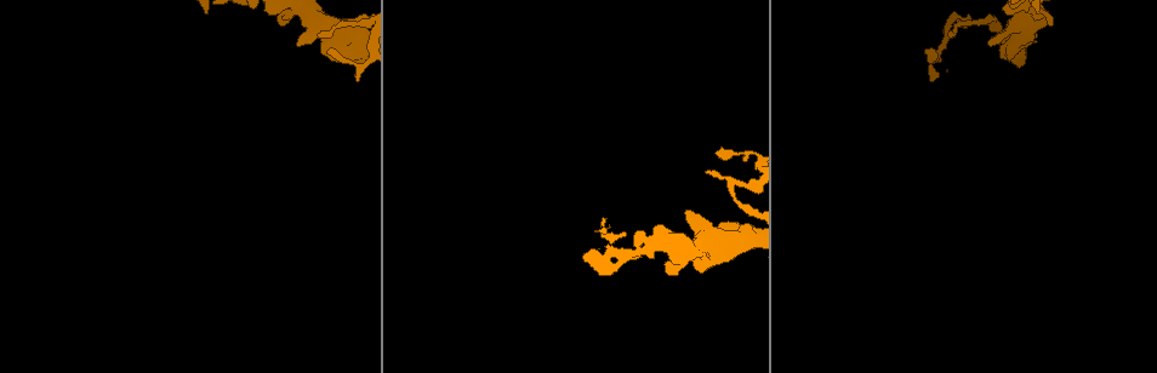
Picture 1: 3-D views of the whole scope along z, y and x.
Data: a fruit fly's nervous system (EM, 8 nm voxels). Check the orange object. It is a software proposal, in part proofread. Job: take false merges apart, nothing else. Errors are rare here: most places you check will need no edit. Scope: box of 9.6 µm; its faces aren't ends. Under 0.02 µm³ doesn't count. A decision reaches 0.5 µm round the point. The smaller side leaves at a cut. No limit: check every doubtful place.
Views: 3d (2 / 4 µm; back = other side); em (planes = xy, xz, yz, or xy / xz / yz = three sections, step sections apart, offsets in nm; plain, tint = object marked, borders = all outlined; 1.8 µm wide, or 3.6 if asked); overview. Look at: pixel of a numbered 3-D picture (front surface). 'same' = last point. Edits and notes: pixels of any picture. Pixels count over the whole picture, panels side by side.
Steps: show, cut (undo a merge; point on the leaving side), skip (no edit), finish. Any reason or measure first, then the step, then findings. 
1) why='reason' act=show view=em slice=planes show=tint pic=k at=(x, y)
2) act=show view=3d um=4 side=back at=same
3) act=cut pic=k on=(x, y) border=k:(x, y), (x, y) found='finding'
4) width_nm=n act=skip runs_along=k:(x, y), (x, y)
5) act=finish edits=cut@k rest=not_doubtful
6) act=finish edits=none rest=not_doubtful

why='thick turns thin' act=show view=em um=3.6 slice=xz step=16 show=tint pic=1 at=(1014, 22)

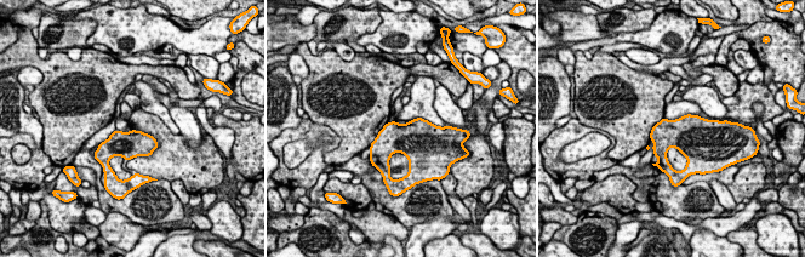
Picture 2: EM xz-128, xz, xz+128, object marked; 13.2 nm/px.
why='another direction' act=show view=em um=3.6 slice=planes show=borders at=same

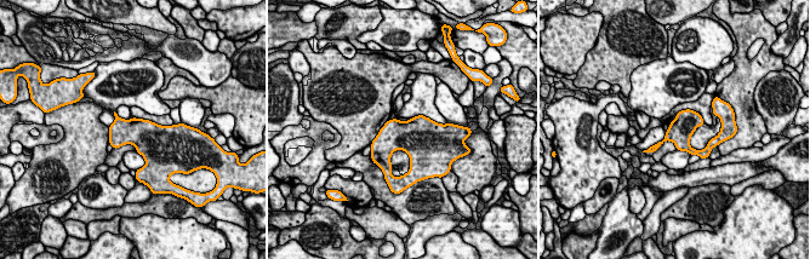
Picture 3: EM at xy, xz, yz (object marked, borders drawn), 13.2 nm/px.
width_nm=320 act=skip found='one neuron here'

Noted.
why='sharp bend' act=show view=3d um=2 pic=1 at=(734, 152)

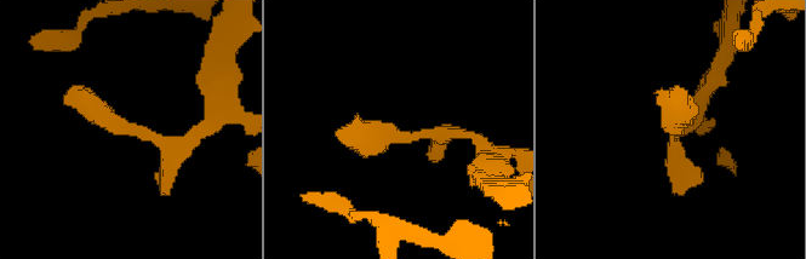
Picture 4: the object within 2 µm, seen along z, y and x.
act=show view=em slice=planes show=tint pic=4 at=(678, 129)

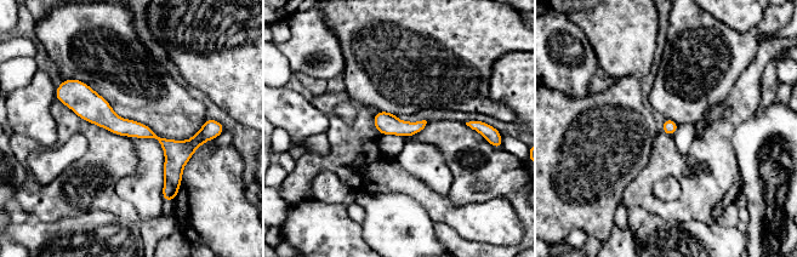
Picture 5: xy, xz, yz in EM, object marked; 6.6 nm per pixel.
act=skip runs_along=5:(62, 98), (169, 146), (200, 135) found='one neuron here'

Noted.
why='sharp bend' act=show view=3d um=4 pic=1 at=(963, 23)

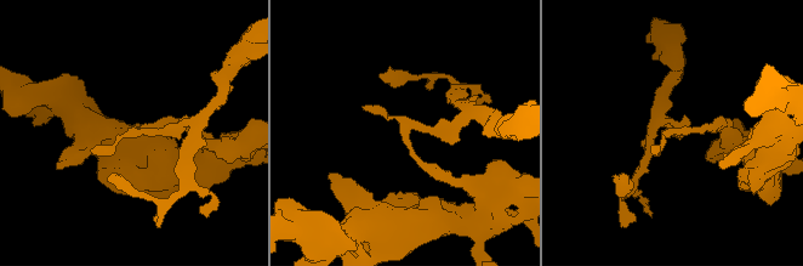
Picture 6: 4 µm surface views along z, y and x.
why='shape alone is not enough' act=show view=em slice=yz step=16 show=tint pic=6 at=(406, 132)

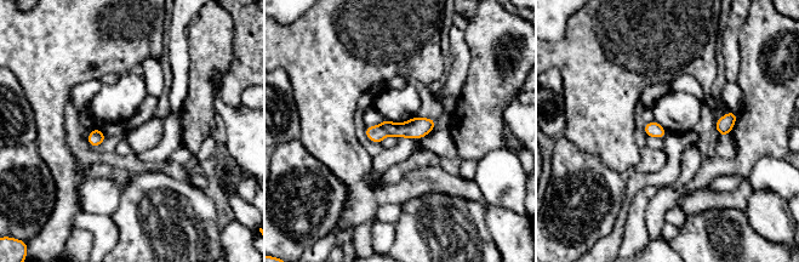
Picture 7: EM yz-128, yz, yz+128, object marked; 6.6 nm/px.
act=cut pic=7 on=(375, 134) found='a second neuron is stuck on'

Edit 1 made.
why='touches itself' act=show view=3d um=4 pic=1 at=(741, 227)

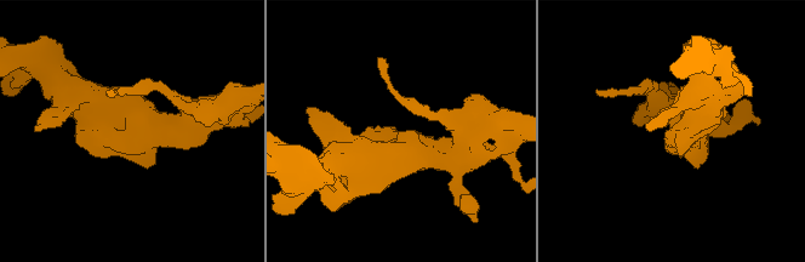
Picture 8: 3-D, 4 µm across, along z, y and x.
why='need the tissue' act=show view=em slice=planes show=plain pic=8 at=(675, 153)

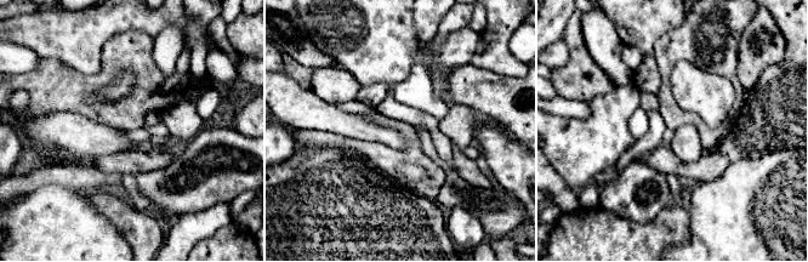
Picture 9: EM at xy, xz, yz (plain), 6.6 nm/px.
why='with the object marked' act=show view=em slice=planes show=tint at=same

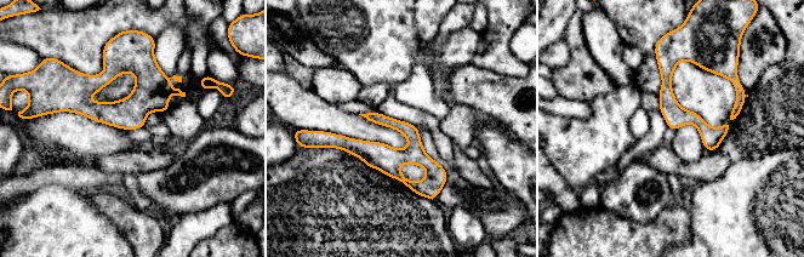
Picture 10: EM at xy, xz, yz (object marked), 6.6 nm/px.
width_nm=100 act=skip found='one neuron here'

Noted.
act=finish edits=cut@7 rest=not_doubtful

